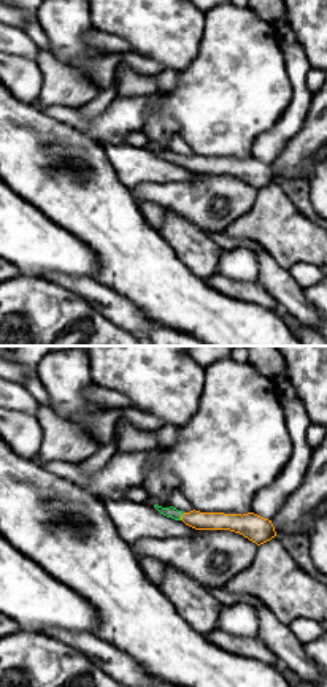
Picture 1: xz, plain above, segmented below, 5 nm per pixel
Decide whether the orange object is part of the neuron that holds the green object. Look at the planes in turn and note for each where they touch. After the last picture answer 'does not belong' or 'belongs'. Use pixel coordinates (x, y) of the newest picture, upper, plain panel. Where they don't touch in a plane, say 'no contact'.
(181, 159)

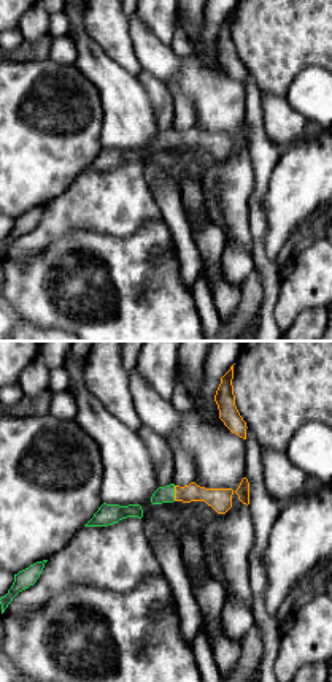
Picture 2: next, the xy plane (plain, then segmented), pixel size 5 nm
(173, 138)

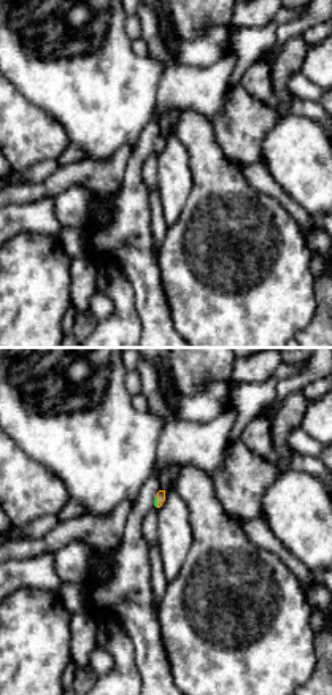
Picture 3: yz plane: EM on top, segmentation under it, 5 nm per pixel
(156, 146)

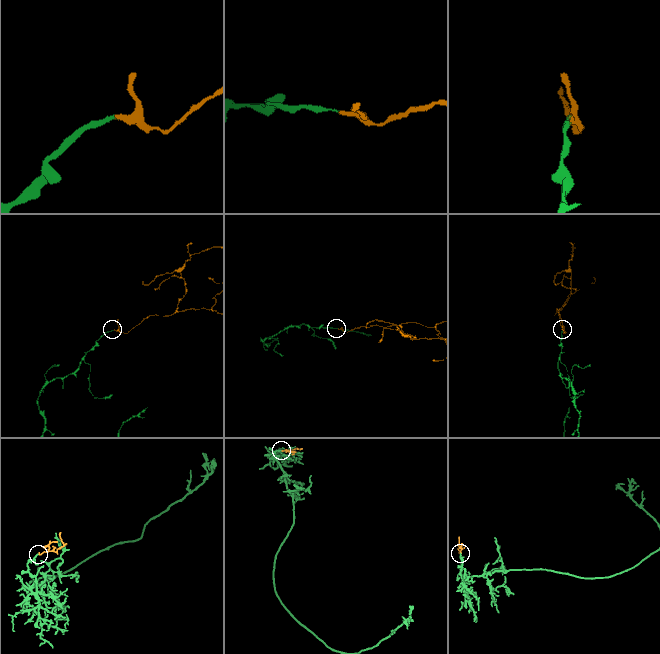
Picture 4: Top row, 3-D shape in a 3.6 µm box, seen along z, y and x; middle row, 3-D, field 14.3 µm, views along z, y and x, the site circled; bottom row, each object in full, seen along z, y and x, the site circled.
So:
belongs

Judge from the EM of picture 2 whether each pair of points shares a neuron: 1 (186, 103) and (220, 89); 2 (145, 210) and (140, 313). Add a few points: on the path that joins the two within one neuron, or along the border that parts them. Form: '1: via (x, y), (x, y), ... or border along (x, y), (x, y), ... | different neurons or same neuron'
1: border along (170, 80), (193, 102), (194, 126) | different neurons
2: border along (161, 218), (145, 221), (127, 235), (110, 235) | different neurons

